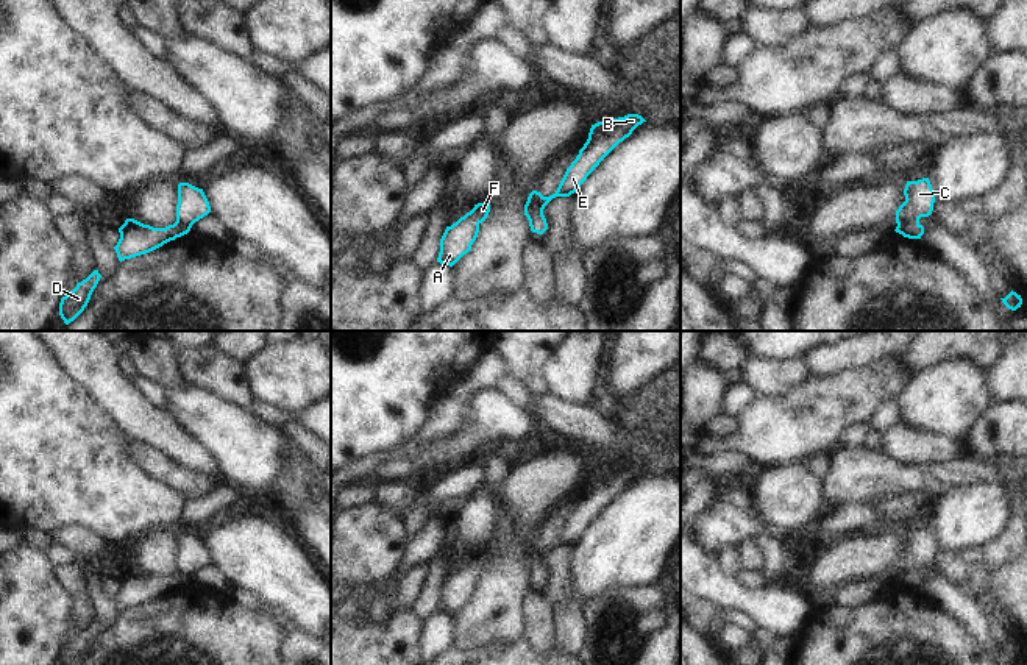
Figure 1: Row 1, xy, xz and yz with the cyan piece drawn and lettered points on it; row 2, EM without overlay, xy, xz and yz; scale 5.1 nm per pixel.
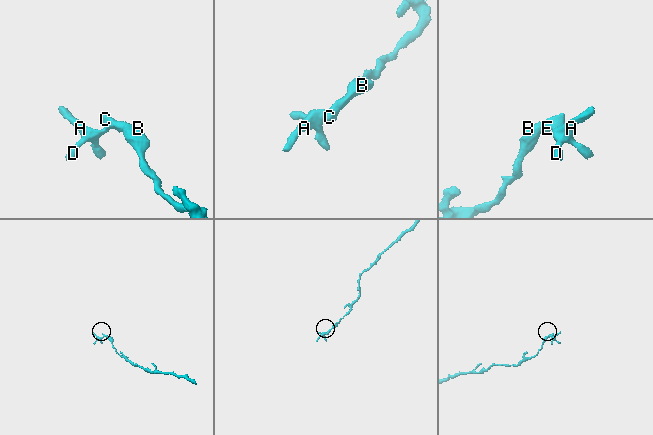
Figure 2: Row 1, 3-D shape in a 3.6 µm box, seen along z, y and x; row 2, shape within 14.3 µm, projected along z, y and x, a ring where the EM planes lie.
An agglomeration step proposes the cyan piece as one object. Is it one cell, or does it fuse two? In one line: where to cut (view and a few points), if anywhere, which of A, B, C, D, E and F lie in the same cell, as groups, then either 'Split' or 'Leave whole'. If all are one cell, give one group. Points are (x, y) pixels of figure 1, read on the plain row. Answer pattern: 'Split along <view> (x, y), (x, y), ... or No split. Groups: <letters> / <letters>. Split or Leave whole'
Split along yz (918, 572), (901, 572), (898, 575). Groups: A D F / B C E. Split.

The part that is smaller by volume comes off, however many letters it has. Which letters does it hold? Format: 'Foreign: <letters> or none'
Foreign: A, D, F

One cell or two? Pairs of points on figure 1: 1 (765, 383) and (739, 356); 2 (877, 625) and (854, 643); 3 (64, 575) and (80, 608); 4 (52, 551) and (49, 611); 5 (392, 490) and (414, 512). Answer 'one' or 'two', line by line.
1: two
2: one
3: one
4: two
5: one

